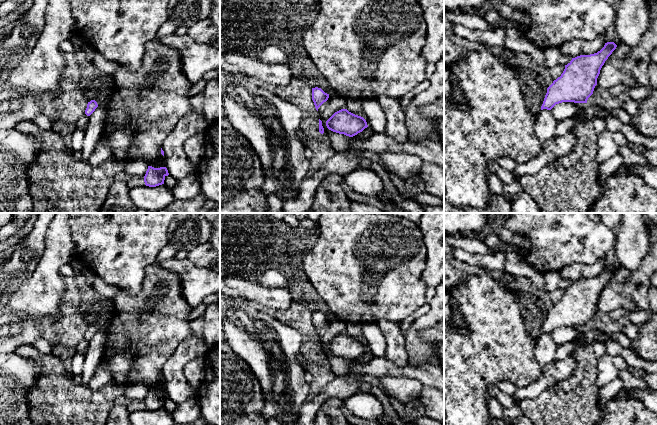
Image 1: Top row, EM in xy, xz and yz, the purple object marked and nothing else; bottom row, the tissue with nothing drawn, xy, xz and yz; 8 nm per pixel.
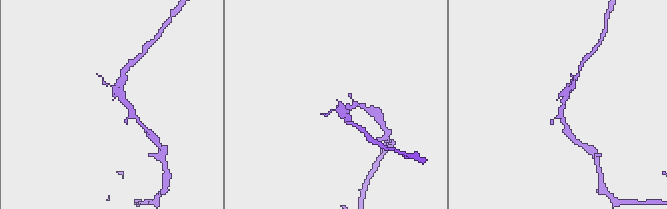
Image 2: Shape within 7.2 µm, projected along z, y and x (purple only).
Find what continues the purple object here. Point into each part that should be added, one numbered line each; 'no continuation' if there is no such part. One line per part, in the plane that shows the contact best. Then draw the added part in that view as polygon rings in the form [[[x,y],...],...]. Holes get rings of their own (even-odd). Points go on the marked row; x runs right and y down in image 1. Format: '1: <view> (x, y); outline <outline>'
no continuation

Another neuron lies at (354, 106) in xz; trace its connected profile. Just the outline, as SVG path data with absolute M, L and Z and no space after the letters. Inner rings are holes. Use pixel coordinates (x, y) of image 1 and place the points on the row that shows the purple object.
M347 99L346 109L349 112L364 118L361 100Z

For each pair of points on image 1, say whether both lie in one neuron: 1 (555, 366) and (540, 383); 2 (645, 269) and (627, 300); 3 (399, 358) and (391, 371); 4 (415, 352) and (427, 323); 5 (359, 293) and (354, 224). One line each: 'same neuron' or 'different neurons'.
1: same neuron
2: same neuron
3: different neurons
4: same neuron
5: same neuron

